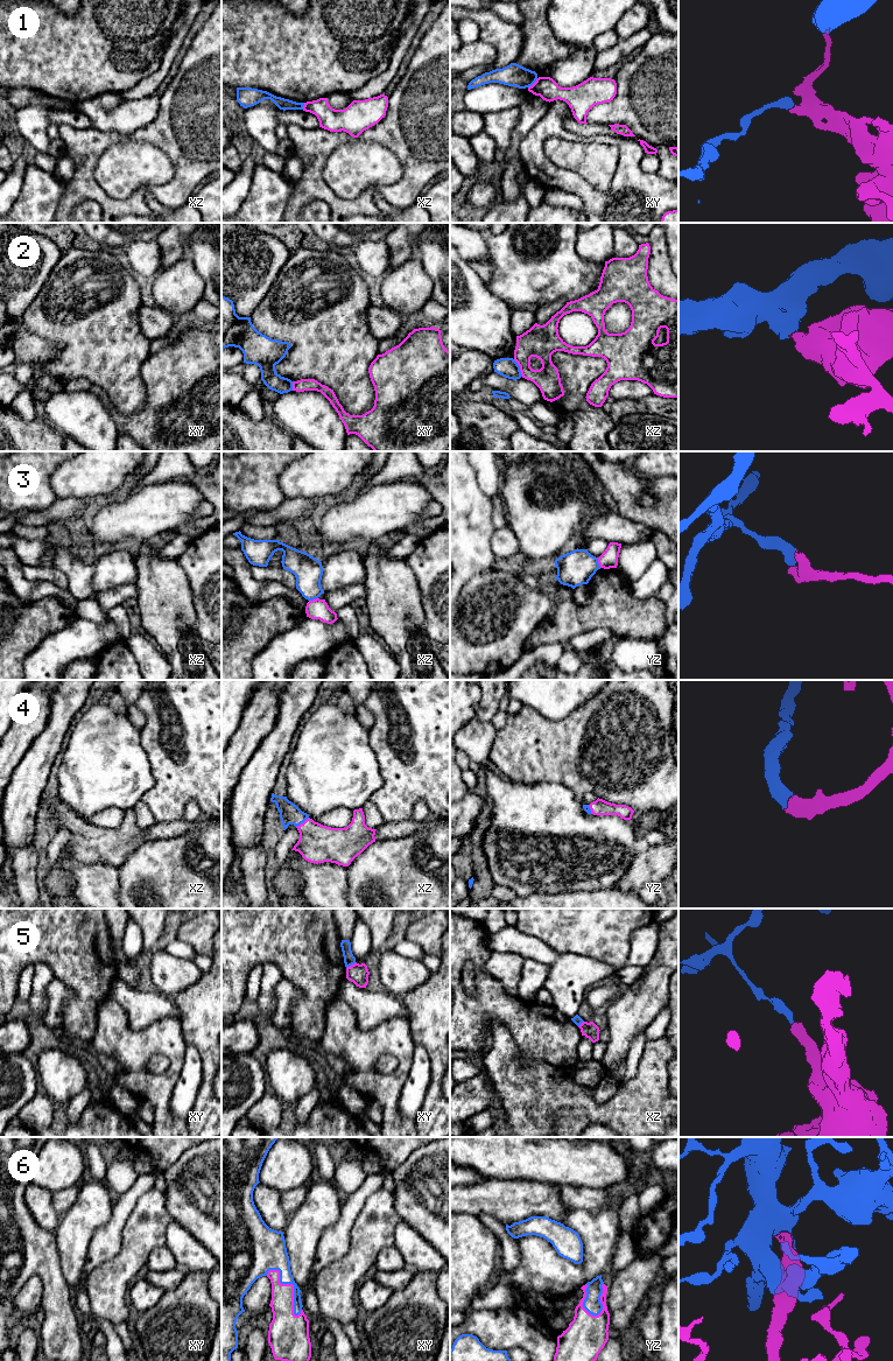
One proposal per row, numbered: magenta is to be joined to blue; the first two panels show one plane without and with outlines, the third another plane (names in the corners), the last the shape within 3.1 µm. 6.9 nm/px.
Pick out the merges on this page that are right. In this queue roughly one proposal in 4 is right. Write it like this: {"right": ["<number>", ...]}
{"right": ["4", "6"]}

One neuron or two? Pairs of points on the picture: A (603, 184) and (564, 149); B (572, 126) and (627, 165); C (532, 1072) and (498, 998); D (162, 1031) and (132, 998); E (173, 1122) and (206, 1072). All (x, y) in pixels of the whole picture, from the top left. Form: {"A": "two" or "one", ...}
{"A": "one", "B": "two", "C": "two", "D": "two", "E": "two"}

